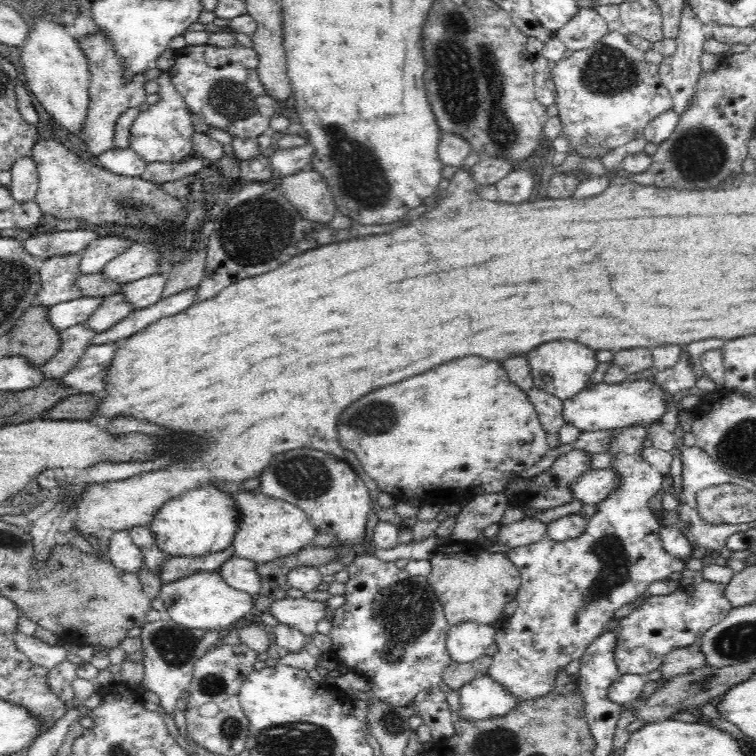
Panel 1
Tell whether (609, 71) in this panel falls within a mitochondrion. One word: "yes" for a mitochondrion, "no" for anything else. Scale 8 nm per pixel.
yes

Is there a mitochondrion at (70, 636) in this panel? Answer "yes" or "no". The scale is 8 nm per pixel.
no

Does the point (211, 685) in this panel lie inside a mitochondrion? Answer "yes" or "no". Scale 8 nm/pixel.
yes

